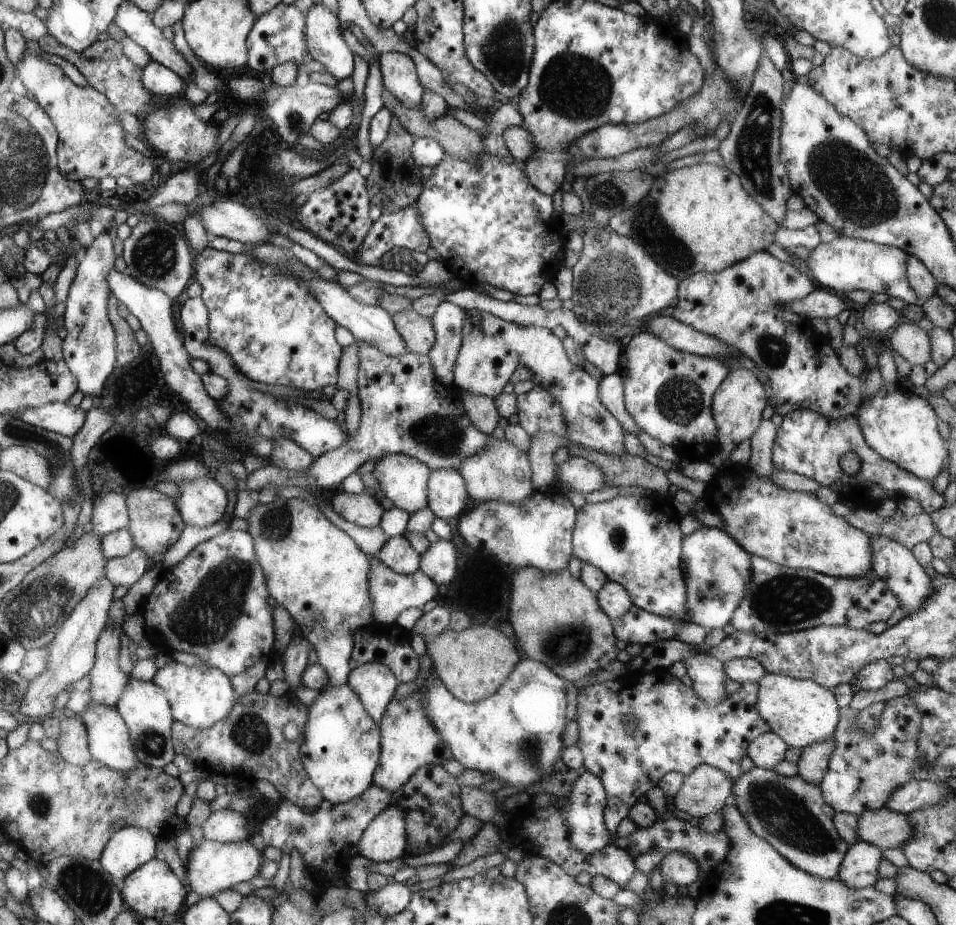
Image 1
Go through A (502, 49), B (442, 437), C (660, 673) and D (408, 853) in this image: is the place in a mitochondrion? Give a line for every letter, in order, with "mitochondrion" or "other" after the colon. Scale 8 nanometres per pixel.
A: mitochondrion
B: mitochondrion
C: other
D: other

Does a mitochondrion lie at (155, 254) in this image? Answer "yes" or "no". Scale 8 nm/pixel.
yes

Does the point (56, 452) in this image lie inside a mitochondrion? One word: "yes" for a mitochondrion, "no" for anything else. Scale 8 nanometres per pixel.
yes

